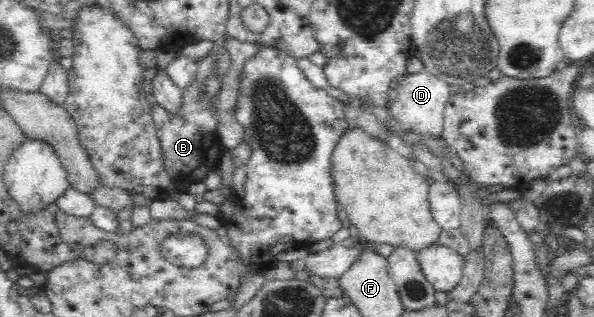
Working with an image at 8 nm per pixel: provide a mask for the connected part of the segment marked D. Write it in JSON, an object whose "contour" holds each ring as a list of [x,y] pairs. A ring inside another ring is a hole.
{"contour":[[[426,69],[420,73],[405,73],[404,76],[405,79],[399,82],[396,100],[389,109],[391,116],[399,123],[400,130],[410,127],[419,131],[424,137],[442,135],[443,113],[450,98],[450,84]]]}

